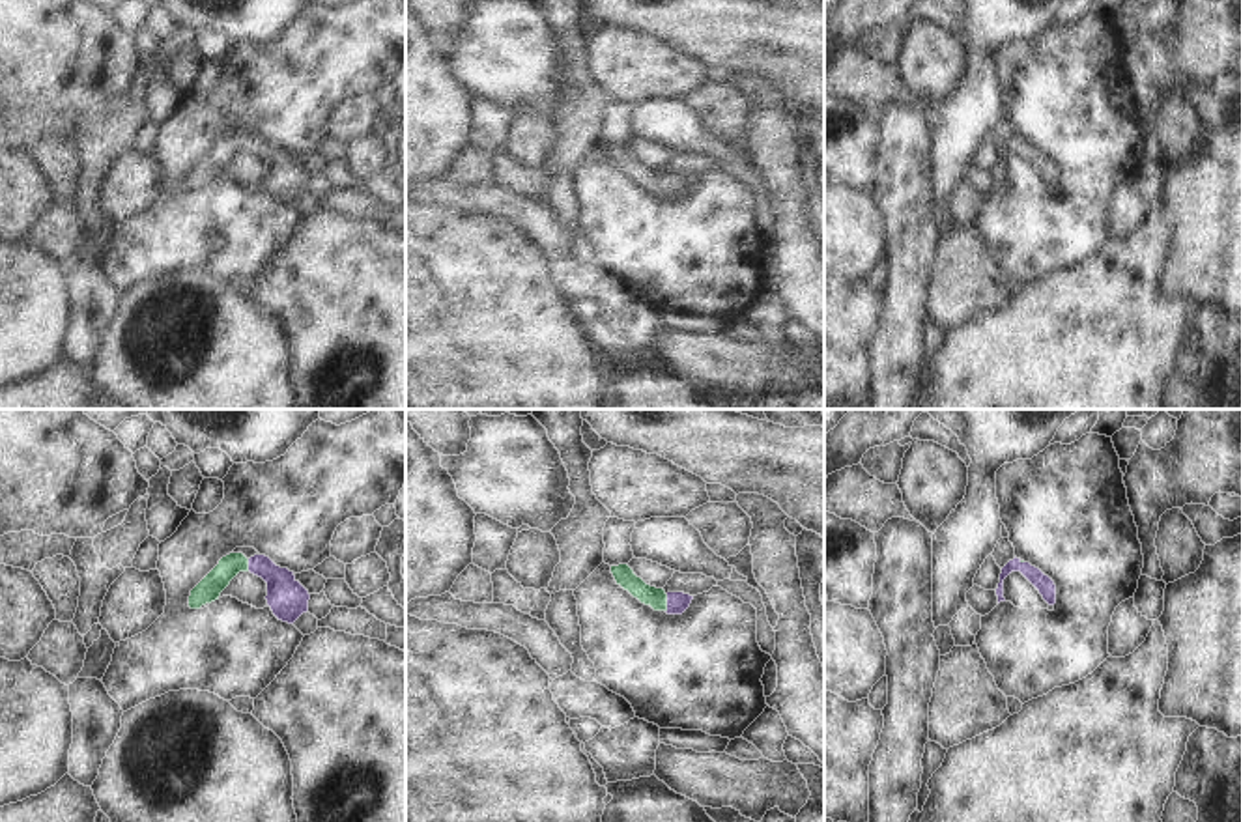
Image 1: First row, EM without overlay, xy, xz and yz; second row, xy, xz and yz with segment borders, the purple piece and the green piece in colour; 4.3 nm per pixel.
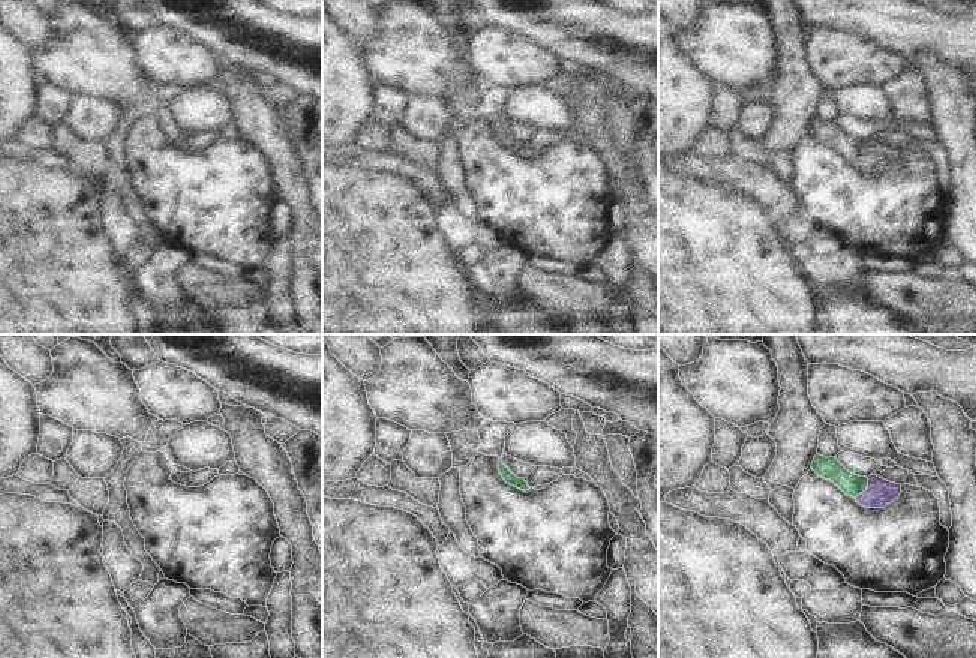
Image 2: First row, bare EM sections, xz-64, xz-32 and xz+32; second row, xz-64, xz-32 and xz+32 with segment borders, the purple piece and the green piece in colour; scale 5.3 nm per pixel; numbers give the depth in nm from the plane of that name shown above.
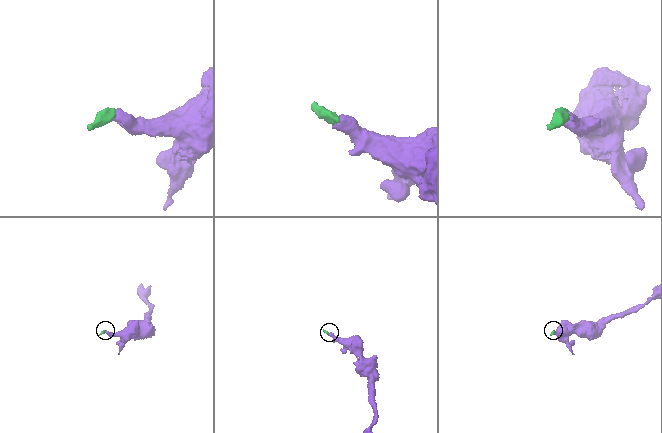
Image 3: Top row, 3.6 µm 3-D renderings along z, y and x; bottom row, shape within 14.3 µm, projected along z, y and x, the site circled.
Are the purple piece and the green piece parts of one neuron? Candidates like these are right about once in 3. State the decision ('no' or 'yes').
yes

